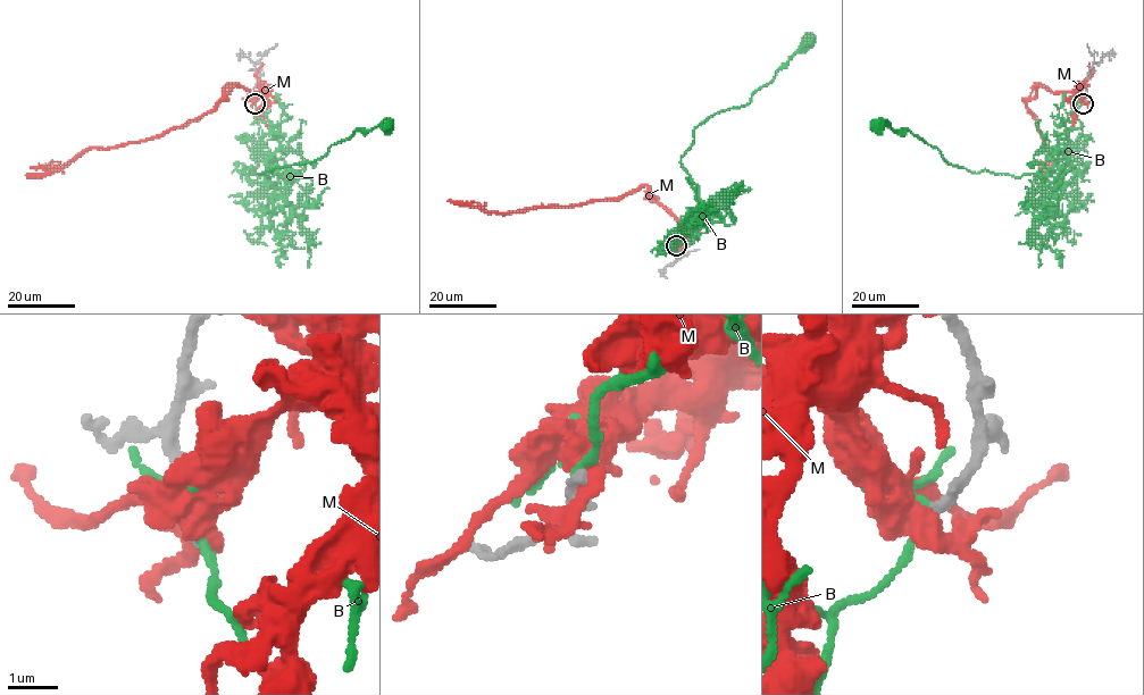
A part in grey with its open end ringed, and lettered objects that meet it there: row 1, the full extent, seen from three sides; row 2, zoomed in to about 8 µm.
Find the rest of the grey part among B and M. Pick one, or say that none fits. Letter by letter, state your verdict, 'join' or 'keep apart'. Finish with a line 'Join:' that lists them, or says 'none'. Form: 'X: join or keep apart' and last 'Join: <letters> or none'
B: keep apart
M: keep apart
Join: none

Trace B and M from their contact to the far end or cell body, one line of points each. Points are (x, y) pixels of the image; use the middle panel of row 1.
B: (676, 245), (701, 222), (693, 215), (699, 202), (708, 207), (681, 161), (693, 131), (745, 105), (810, 40)
M: (676, 245), (682, 237), (681, 225), (645, 192), (645, 186), (619, 198), (504, 212), (486, 212), (448, 200)

